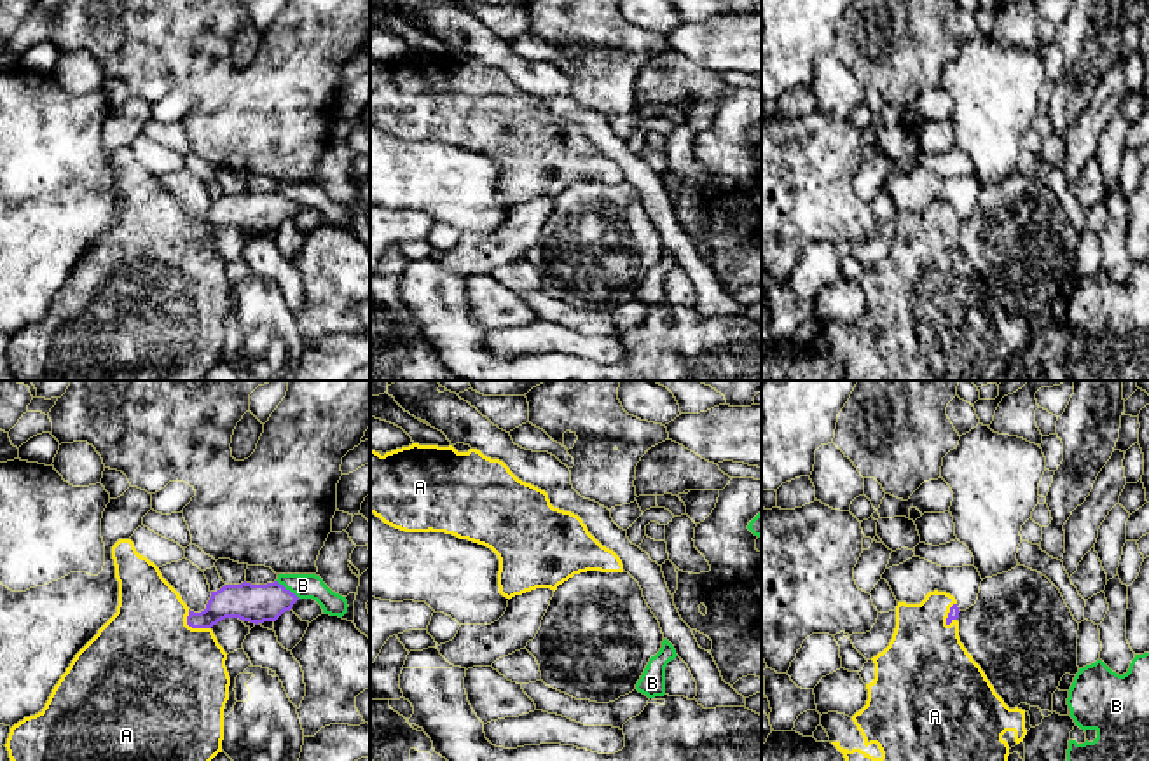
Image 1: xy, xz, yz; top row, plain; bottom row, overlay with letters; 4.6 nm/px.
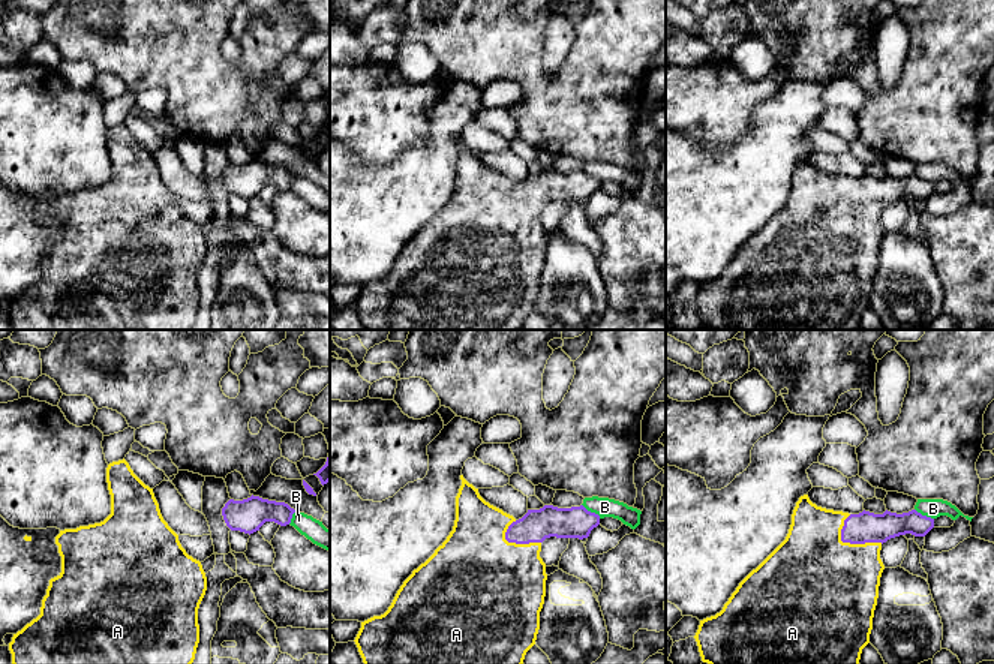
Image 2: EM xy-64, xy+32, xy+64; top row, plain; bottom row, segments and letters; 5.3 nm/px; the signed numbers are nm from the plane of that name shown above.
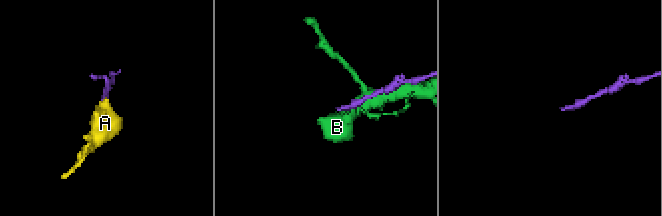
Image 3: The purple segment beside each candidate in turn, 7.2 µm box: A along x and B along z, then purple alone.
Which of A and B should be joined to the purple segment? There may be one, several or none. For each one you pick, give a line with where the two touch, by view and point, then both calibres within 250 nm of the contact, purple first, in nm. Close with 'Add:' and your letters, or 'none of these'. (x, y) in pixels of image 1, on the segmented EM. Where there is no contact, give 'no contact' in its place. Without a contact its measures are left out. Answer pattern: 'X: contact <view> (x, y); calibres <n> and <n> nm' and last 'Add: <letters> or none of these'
A: contact xy (192, 627); calibres 160 and 500 nm
Add: A

